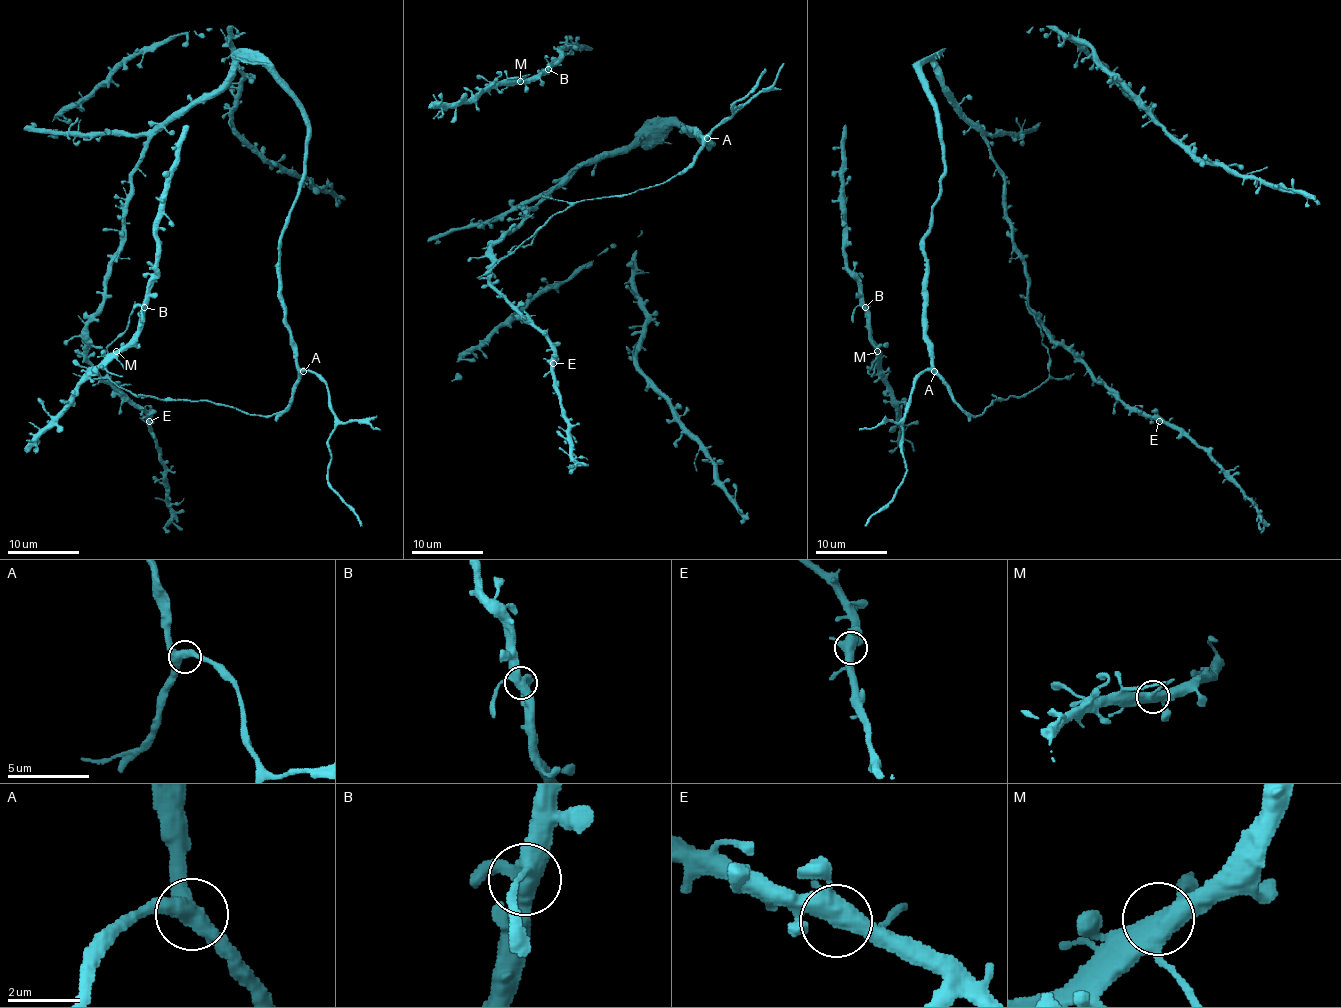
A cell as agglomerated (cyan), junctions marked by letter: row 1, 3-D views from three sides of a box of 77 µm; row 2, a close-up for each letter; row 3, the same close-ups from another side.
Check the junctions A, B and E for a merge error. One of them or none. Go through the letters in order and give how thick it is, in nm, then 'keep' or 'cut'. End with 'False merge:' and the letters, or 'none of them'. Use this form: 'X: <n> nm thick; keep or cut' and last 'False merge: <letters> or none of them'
A: 440 nm thick; keep
B: 440 nm thick; keep
E: 460 nm thick; keep
False merge: none of them

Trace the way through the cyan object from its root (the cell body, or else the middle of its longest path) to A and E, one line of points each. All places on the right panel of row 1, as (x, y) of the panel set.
A: (924, 63), (922, 88), (936, 109), (943, 159), (942, 187), (924, 239), (926, 340), (934, 371)
E: (924, 63), (933, 61), (933, 72), (1002, 175), (1004, 214), (1023, 262), (1029, 310), (1096, 380), (1159, 421)

